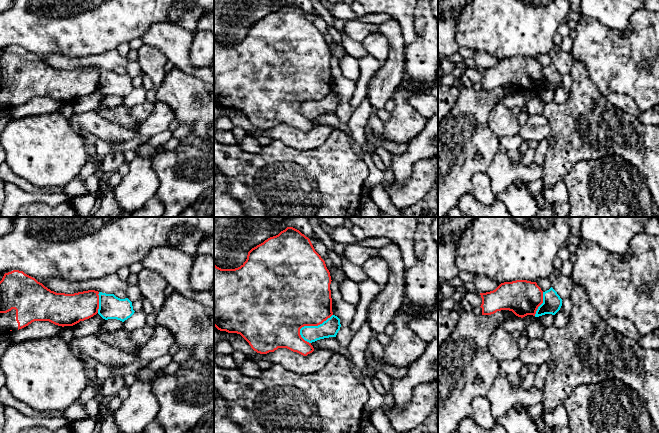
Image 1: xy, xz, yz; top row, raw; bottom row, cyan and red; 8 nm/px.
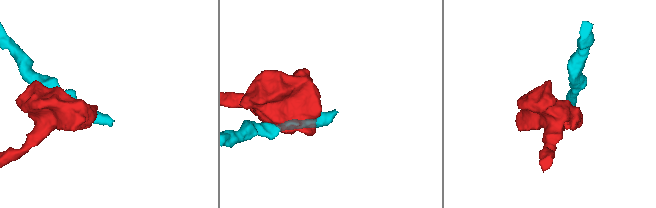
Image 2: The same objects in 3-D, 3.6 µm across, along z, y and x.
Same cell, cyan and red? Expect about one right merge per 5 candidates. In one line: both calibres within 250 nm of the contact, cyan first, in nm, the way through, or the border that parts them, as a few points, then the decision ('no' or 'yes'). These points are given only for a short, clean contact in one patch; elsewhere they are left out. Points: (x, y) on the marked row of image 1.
calibres 140 and 460 nm; border xz (332, 314), (317, 325), (304, 325), (300, 329), (300, 336); no

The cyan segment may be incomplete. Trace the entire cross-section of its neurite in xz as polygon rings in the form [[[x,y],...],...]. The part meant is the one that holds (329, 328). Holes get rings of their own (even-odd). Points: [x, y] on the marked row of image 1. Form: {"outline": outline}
{"outline": [[[332,315],[318,326],[302,327],[300,329],[300,335],[305,341],[312,343],[324,338],[336,337],[340,327],[340,319],[337,316]]]}

